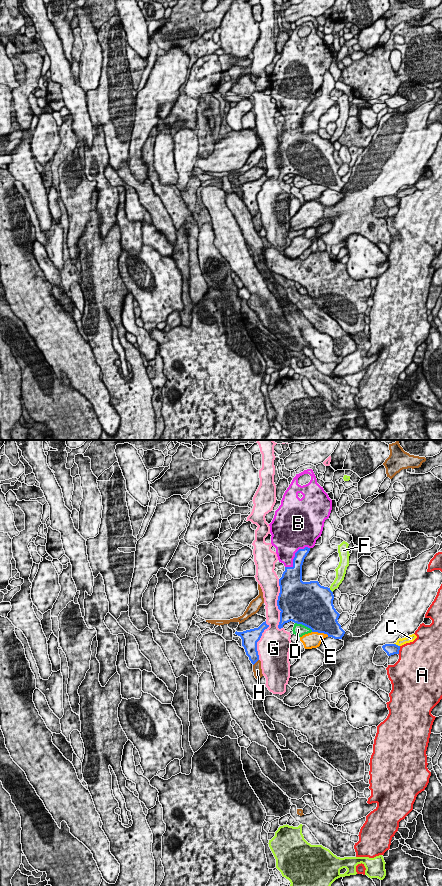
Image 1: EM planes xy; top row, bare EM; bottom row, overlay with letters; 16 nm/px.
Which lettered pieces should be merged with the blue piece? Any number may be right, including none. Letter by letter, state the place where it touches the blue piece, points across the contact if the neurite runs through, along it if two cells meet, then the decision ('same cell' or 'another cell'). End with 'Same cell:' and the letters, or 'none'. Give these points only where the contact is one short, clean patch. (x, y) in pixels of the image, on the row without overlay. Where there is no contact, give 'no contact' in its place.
A: contact xy (399, 201); another cell
B: contact xy (295, 108); same cell
C: contact xy (397, 197); another cell
D: contact xy (304, 177); another cell
E: contact xy (320, 184); another cell
F: contact xy (330, 142); another cell
G: contact xy (277, 156); another cell
H: contact xy (256, 213); another cell
Same cell: B

